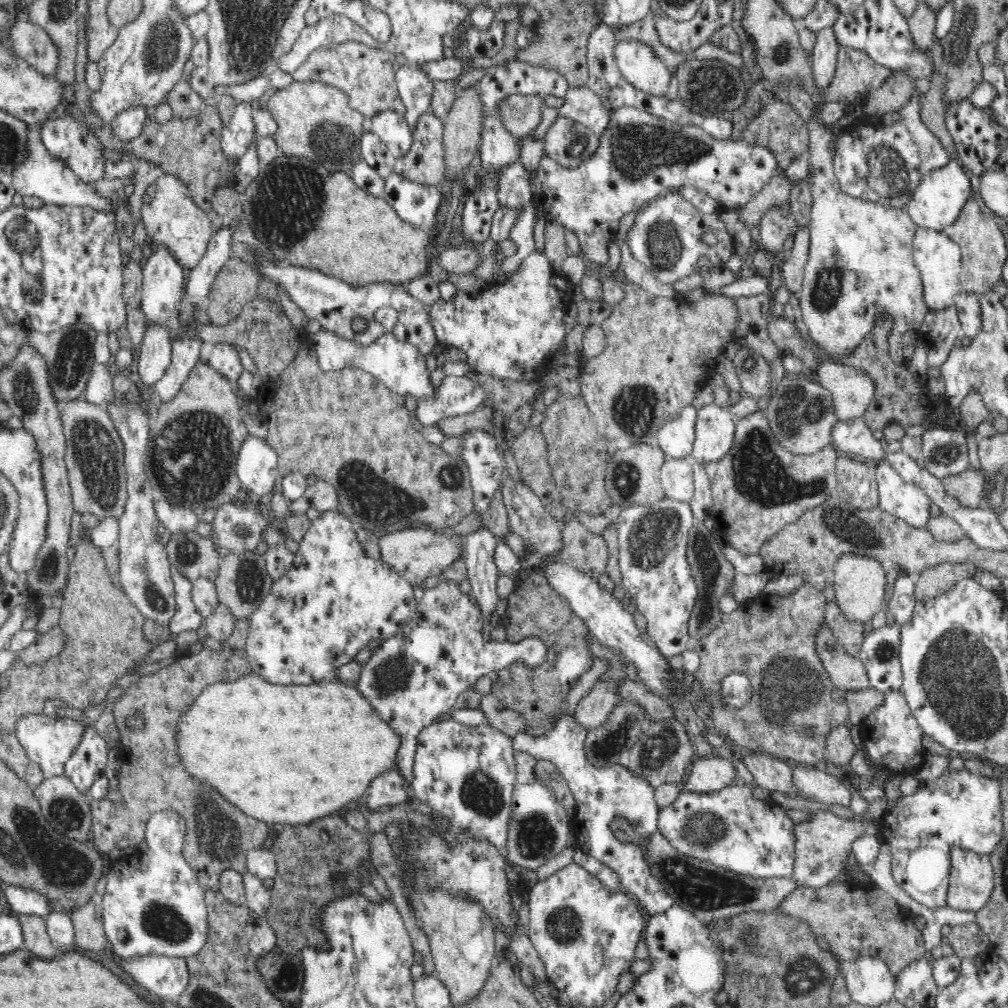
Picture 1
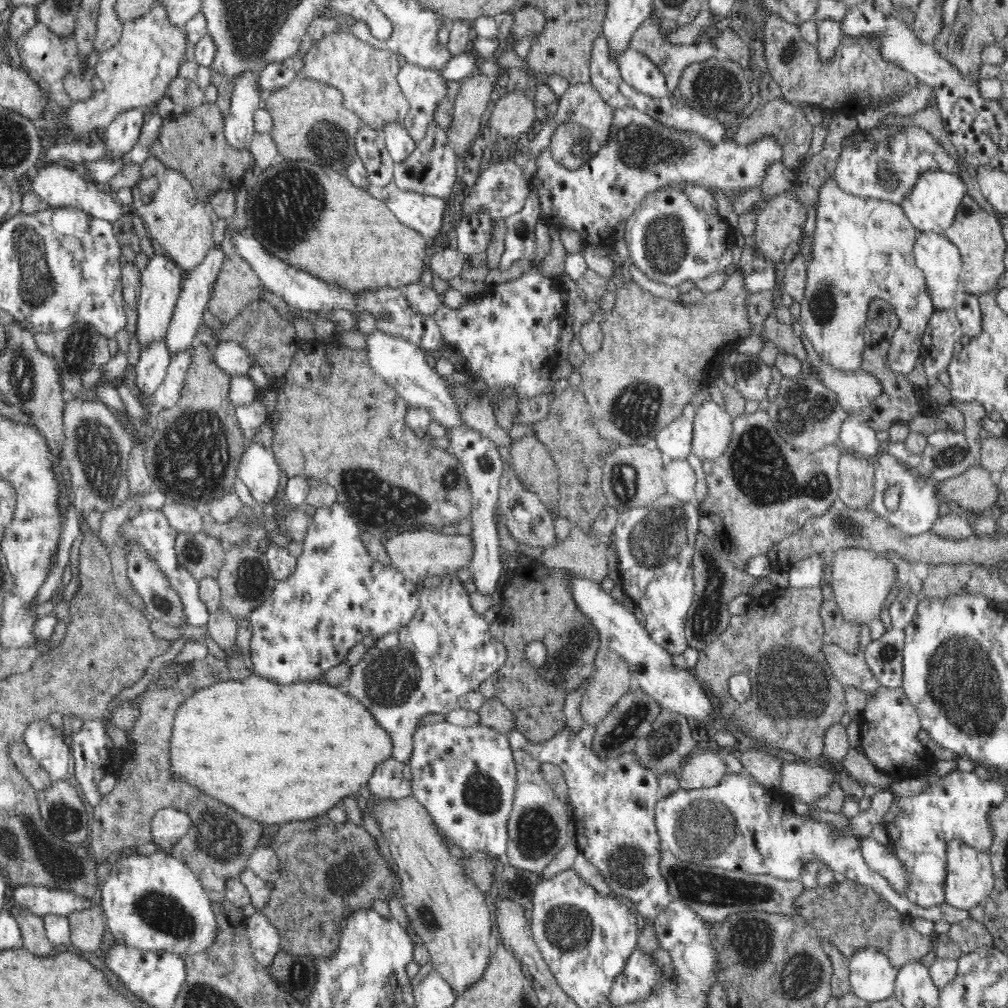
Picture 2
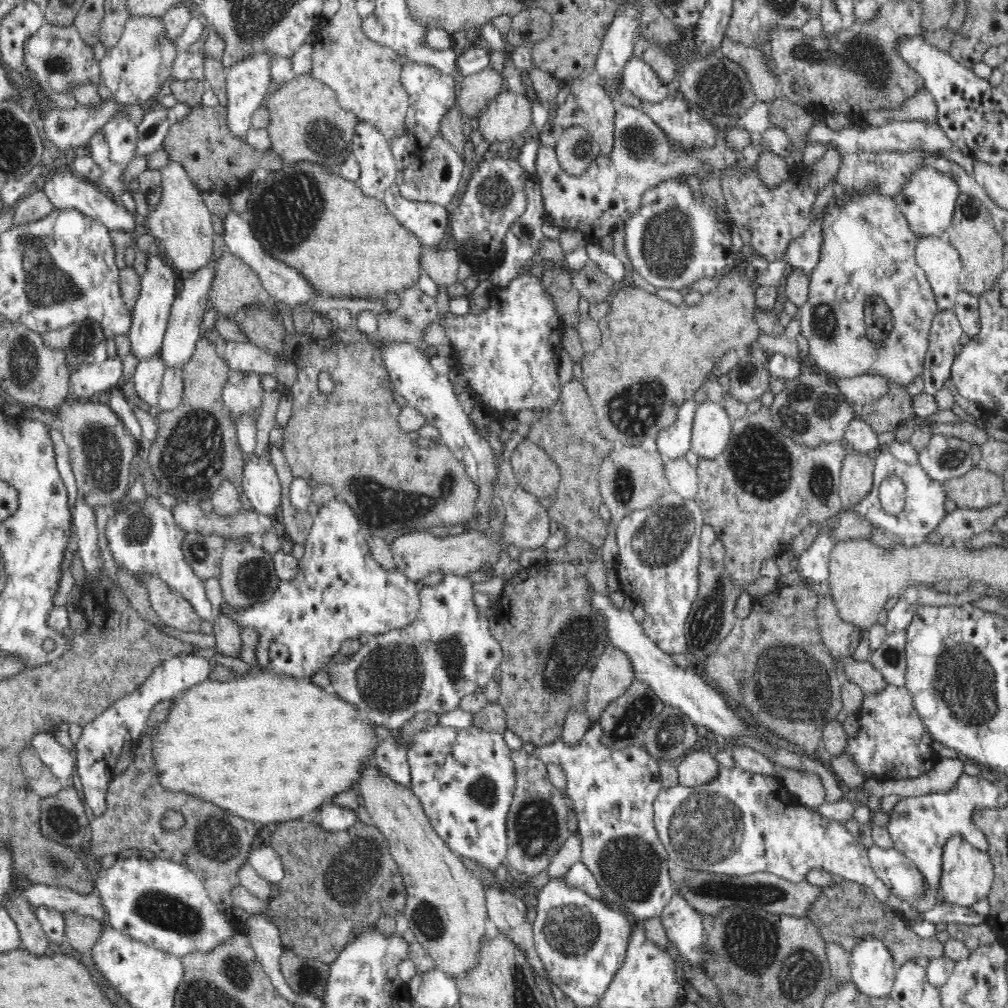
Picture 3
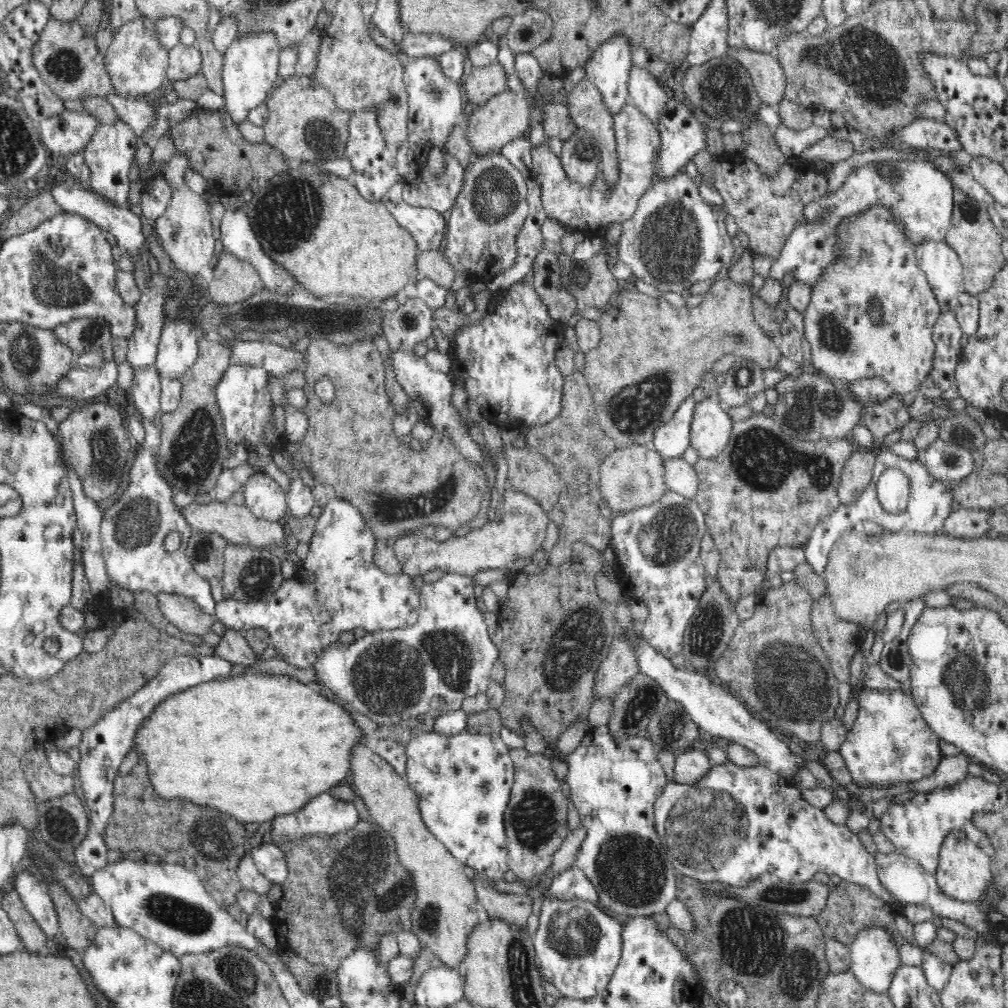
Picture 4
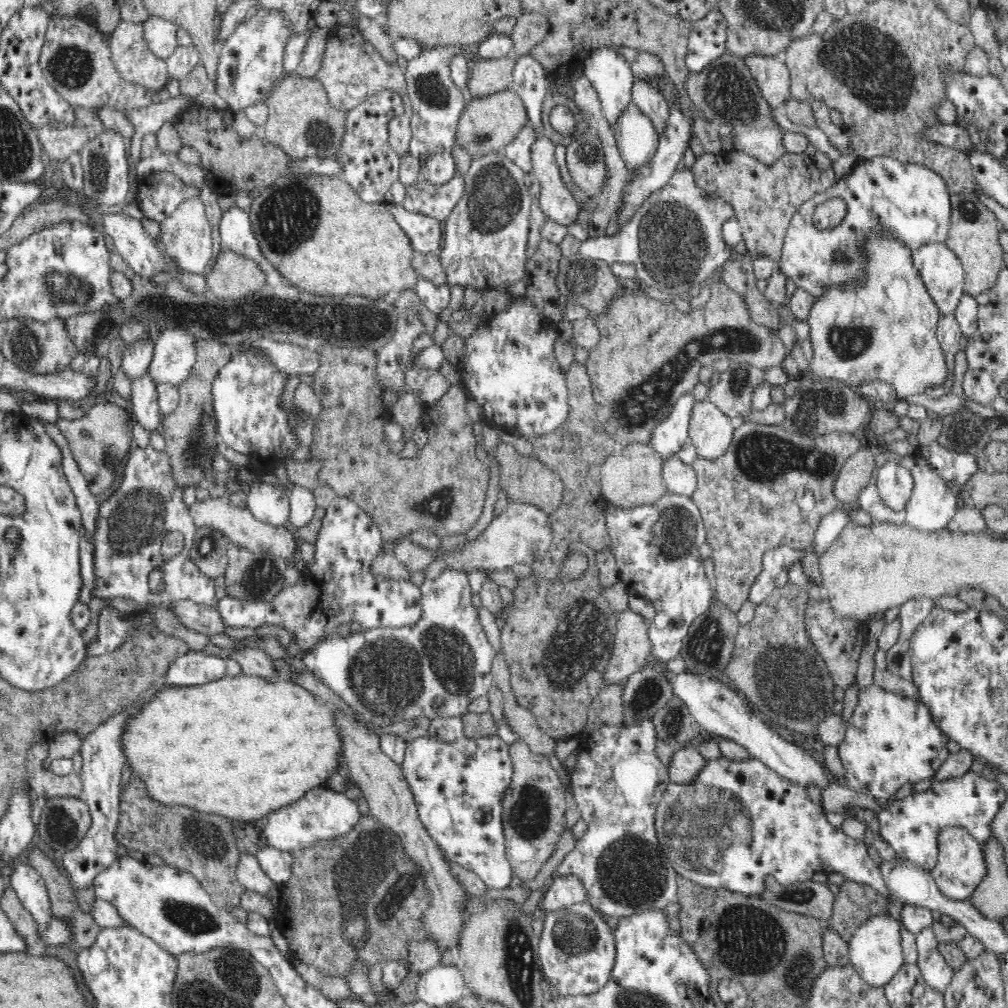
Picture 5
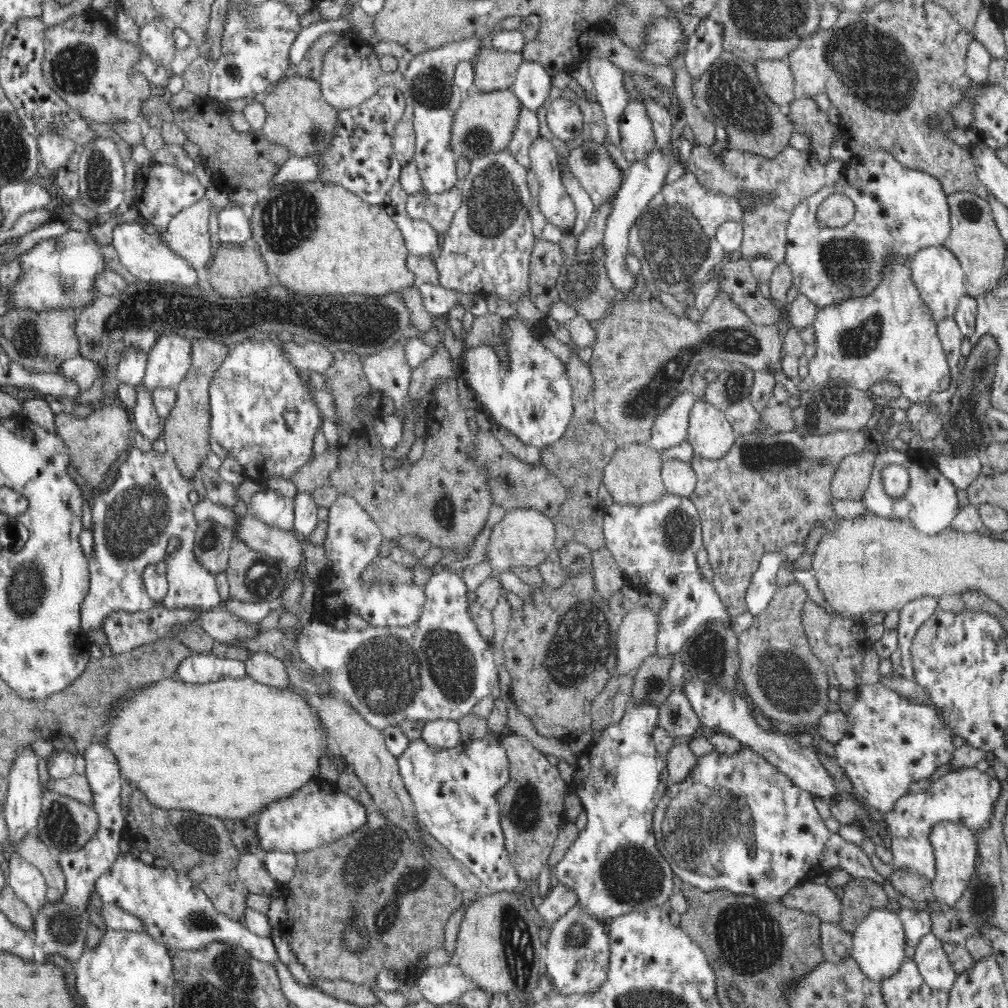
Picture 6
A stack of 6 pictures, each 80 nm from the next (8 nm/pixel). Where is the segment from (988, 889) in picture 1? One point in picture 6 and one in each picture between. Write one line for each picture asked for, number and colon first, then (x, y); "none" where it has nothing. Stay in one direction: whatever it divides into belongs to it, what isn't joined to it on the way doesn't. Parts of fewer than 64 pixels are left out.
2: (969, 881)
3: (967, 875)
4: (963, 872)
5: (961, 866)
6: (955, 848)

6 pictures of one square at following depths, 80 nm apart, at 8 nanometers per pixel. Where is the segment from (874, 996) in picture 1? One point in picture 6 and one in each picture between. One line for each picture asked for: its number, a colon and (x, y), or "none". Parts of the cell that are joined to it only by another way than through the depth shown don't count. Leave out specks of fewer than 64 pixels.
2: (872, 977)
3: (873, 971)
4: (875, 959)
5: (875, 952)
6: (879, 947)

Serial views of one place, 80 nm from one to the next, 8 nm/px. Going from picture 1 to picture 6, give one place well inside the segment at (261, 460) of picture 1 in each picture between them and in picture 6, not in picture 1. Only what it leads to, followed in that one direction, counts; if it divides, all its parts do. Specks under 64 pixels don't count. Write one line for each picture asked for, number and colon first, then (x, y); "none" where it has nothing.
2: (259, 470)
3: (260, 483)
4: (264, 497)
5: (268, 503)
6: (274, 509)

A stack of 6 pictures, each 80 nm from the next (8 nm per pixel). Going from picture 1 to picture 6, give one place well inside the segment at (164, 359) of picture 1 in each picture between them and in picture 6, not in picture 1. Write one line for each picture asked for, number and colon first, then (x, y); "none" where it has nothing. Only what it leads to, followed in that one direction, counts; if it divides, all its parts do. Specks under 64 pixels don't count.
2: (153, 364)
3: (148, 377)
4: (145, 393)
5: (143, 406)
6: (147, 420)

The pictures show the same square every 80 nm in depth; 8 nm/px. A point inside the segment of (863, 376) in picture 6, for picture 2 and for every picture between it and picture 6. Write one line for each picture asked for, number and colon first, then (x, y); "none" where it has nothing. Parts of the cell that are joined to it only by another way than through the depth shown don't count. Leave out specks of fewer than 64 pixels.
2: (862, 248)
3: (868, 248)
4: (879, 267)
5: (886, 329)

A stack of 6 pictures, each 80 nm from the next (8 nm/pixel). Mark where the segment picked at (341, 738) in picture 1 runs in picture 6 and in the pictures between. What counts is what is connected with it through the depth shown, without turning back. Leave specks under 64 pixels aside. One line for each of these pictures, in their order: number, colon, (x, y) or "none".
2: (277, 760)
3: (270, 748)
4: (256, 746)
5: (241, 747)
6: (227, 748)

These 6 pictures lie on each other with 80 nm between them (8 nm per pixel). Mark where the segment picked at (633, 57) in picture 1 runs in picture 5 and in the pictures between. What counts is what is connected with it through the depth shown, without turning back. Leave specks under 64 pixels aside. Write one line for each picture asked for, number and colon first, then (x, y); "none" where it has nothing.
2: (636, 69)
3: (640, 79)
4: (645, 92)
5: (650, 101)

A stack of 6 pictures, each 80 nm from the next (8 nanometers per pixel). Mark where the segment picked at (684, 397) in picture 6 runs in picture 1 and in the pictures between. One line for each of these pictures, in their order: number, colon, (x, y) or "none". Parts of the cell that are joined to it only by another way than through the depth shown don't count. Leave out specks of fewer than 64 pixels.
1: (676, 438)
2: (674, 441)
3: (673, 442)
4: (671, 439)
5: (669, 436)

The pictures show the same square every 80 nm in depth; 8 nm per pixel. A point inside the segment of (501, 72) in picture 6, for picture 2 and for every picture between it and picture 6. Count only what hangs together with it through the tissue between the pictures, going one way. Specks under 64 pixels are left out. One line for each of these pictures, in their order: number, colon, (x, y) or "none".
2: (471, 102)
3: (474, 92)
4: (483, 82)
5: (489, 76)

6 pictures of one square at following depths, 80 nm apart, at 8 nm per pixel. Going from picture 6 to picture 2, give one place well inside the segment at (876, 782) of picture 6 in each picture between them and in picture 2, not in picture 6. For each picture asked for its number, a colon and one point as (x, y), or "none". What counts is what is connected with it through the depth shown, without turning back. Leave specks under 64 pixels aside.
2: (889, 724)
3: (892, 743)
4: (890, 742)
5: (891, 739)

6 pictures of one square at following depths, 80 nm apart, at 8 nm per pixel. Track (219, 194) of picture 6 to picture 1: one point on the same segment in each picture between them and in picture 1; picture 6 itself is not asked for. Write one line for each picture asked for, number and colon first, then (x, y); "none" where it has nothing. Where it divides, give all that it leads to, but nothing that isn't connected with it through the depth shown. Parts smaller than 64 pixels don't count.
1: (171, 218)
2: (177, 220)
3: (181, 223)
4: (184, 229)
5: (185, 235)

